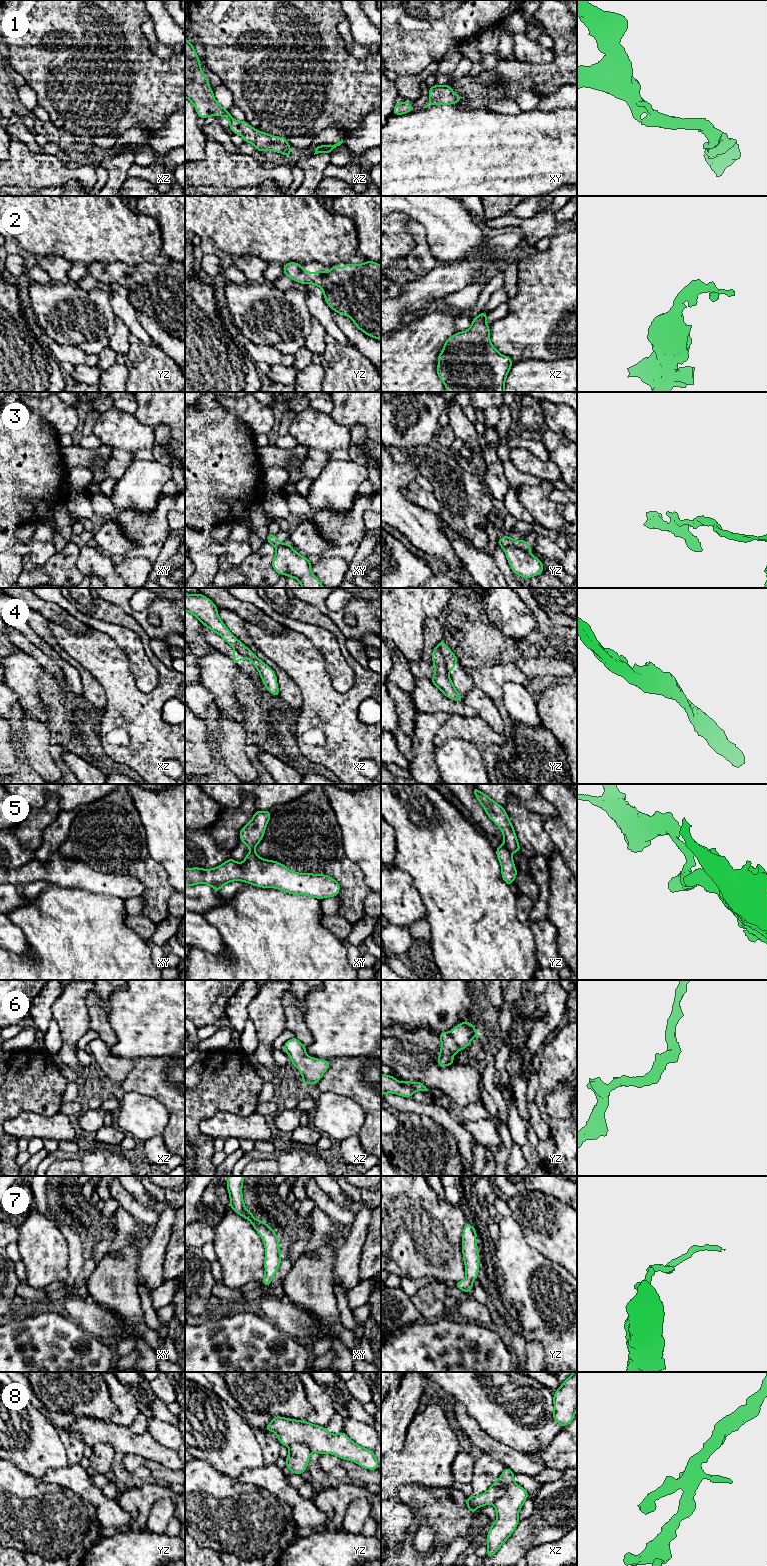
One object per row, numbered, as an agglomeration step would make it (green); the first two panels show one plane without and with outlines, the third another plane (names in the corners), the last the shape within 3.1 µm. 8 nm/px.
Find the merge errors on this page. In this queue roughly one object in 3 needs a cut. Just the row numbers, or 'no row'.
3, 4, 5, 8

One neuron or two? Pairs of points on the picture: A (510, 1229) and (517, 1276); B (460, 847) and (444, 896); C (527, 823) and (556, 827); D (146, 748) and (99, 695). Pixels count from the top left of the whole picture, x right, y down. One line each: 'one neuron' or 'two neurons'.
A: one neuron
B: one neuron
C: two neurons
D: two neurons

